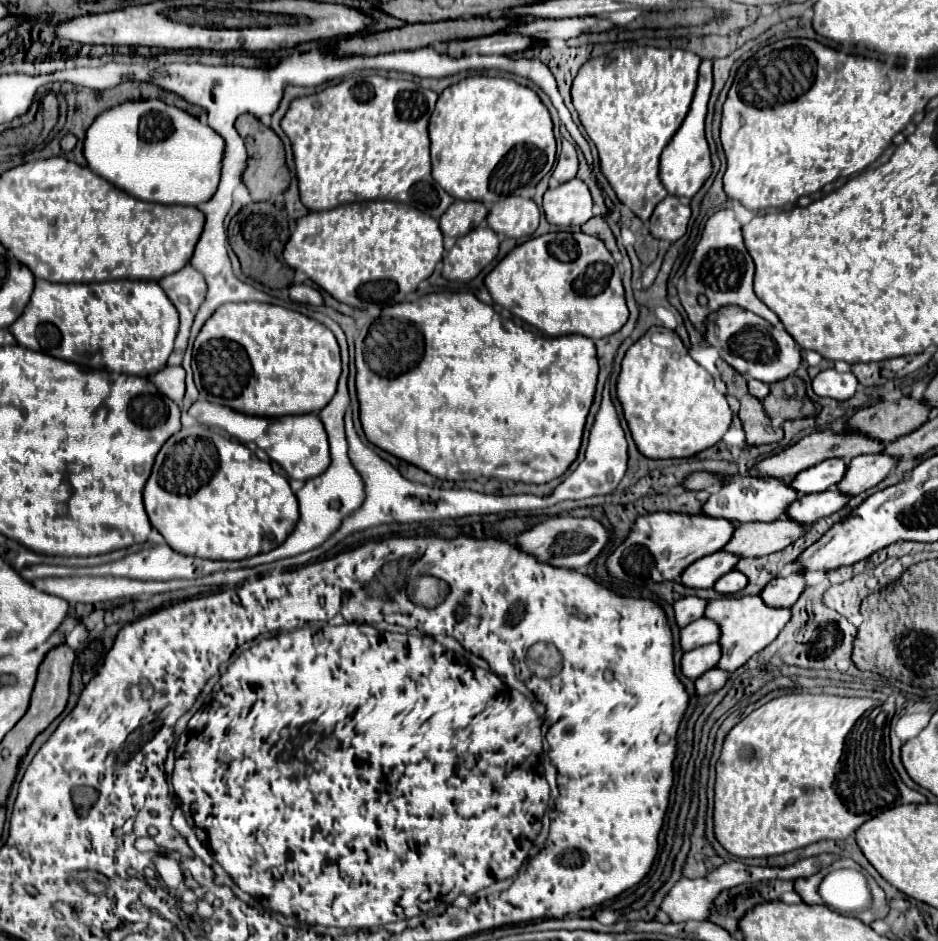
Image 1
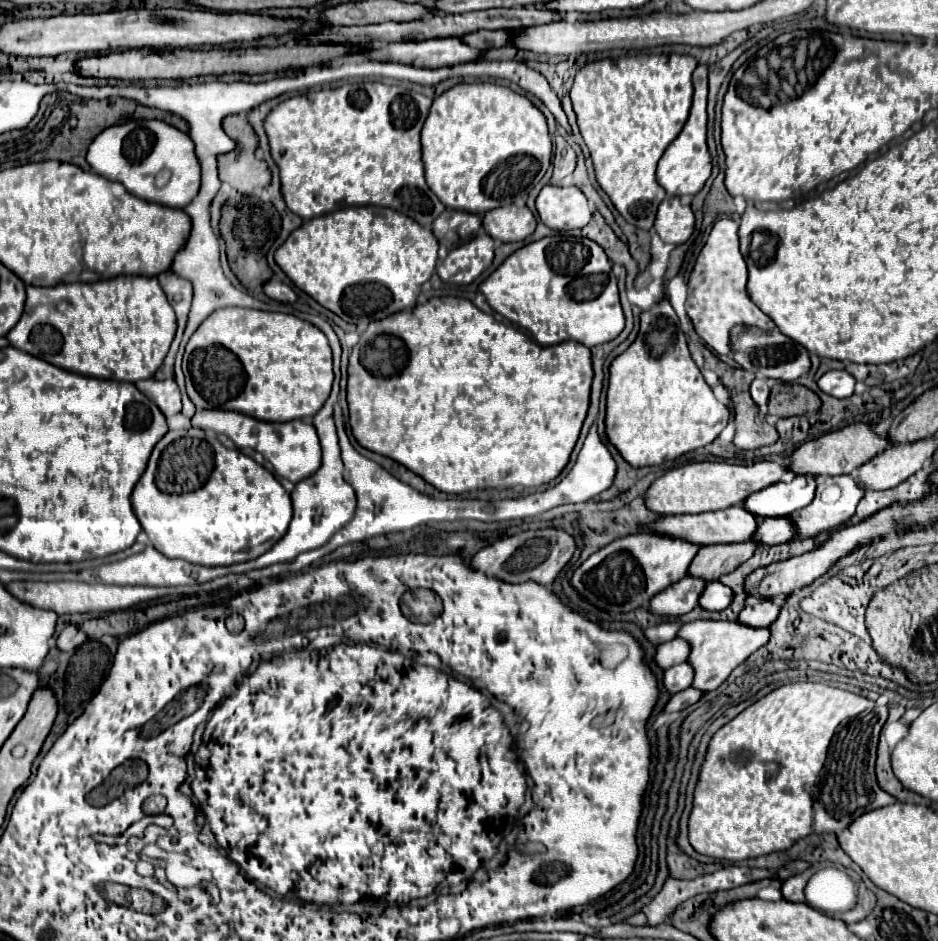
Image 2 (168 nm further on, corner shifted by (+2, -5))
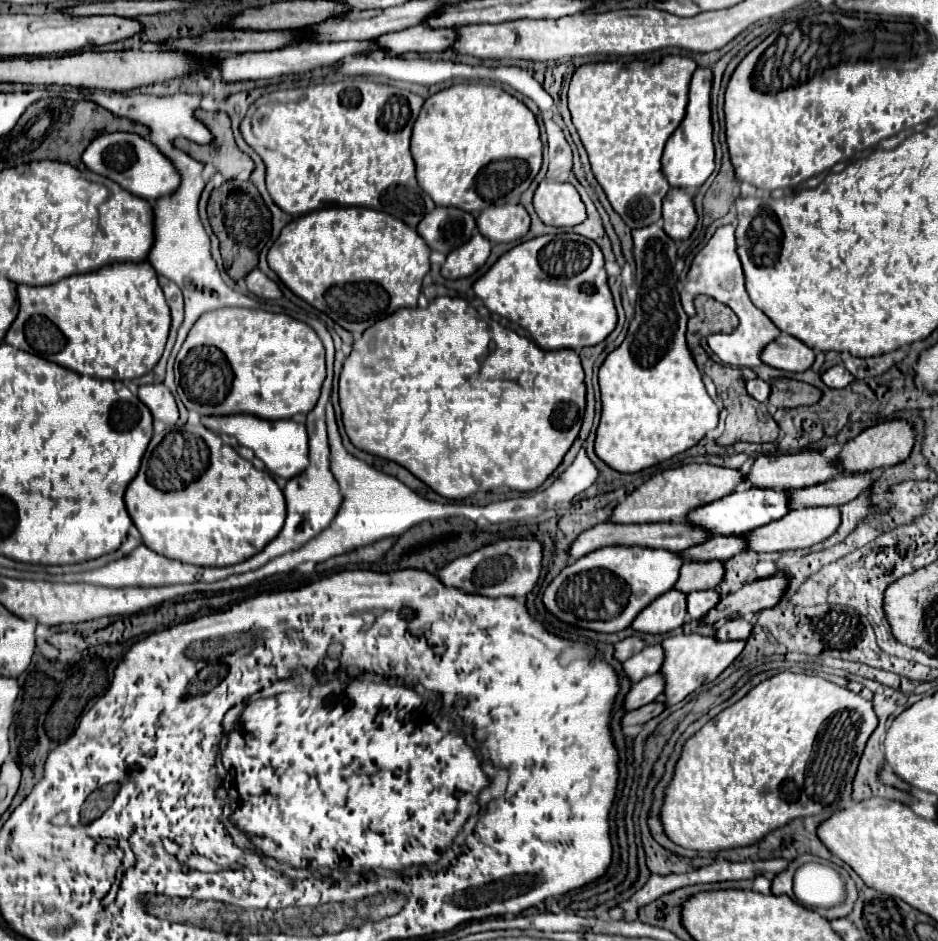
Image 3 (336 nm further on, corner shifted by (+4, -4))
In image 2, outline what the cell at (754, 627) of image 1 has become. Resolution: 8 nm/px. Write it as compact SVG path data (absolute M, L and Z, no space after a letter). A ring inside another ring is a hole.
M696 620L688 622L678 630L678 638L686 640L690 644L690 656L688 664L694 668L694 684L692 688L700 692L716 690L730 672L740 666L752 652L756 652L760 646L768 642L770 632L766 628L750 628L742 626L740 622L716 622L716 620Z

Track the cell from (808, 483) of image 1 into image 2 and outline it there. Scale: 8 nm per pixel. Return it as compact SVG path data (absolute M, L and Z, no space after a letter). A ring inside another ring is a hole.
M796 476L790 482L770 484L762 492L754 492L742 504L746 512L758 518L786 518L814 500L814 476Z

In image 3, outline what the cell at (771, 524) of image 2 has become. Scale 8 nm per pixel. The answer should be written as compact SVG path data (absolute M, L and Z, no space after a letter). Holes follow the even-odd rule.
M716 535L704 547L692 547L684 551L684 559L720 559L728 561L730 557L748 549L748 539L744 535Z

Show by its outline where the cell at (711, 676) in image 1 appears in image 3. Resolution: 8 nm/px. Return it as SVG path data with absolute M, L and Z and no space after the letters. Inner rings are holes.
M648 703L648 705L640 707L640 709L634 709L634 711L626 713L626 717L622 719L622 725L624 725L624 727L628 727L628 725L646 723L646 721L650 721L650 719L658 717L664 709L666 709L666 705L662 705L662 703Z

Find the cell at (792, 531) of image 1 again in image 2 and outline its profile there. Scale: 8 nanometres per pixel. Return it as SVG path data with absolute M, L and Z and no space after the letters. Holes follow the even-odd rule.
M752 540L736 542L736 544L702 546L688 568L688 576L702 578L704 582L714 582L720 576L734 572L756 550L758 550L758 544L754 544Z

